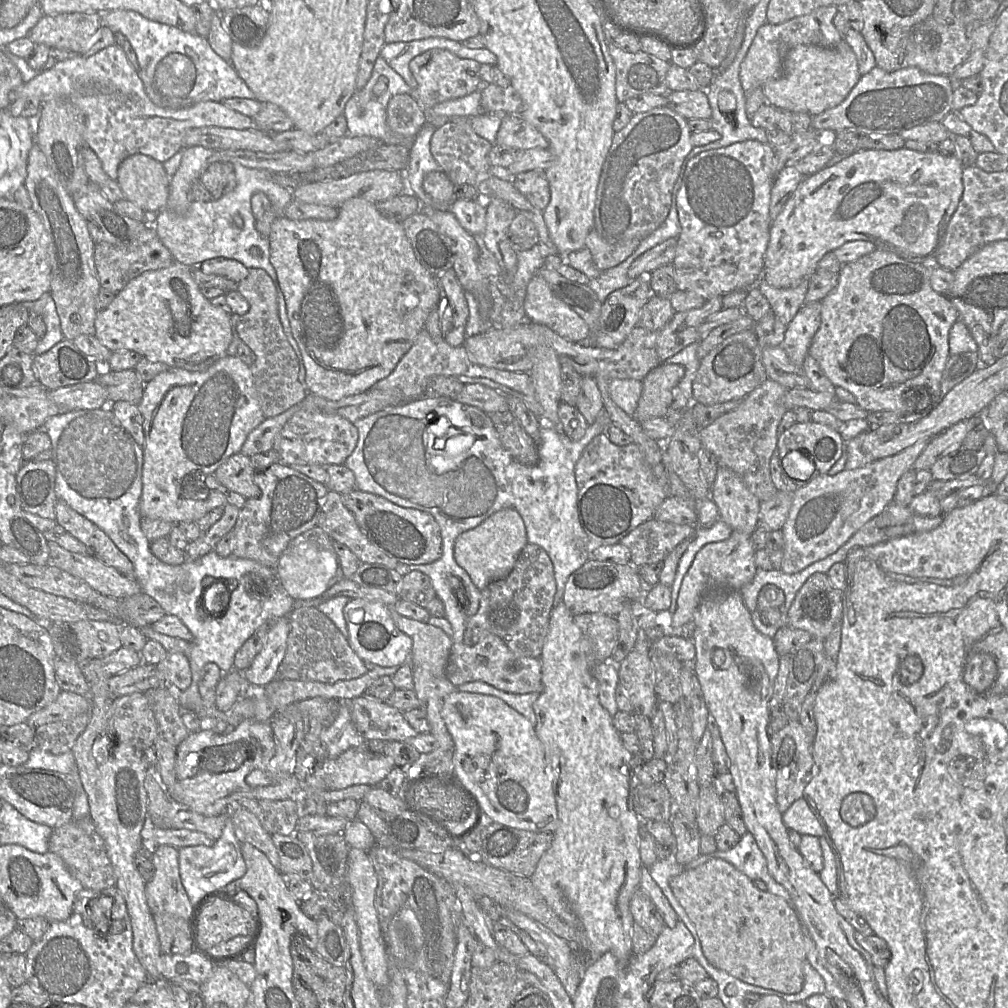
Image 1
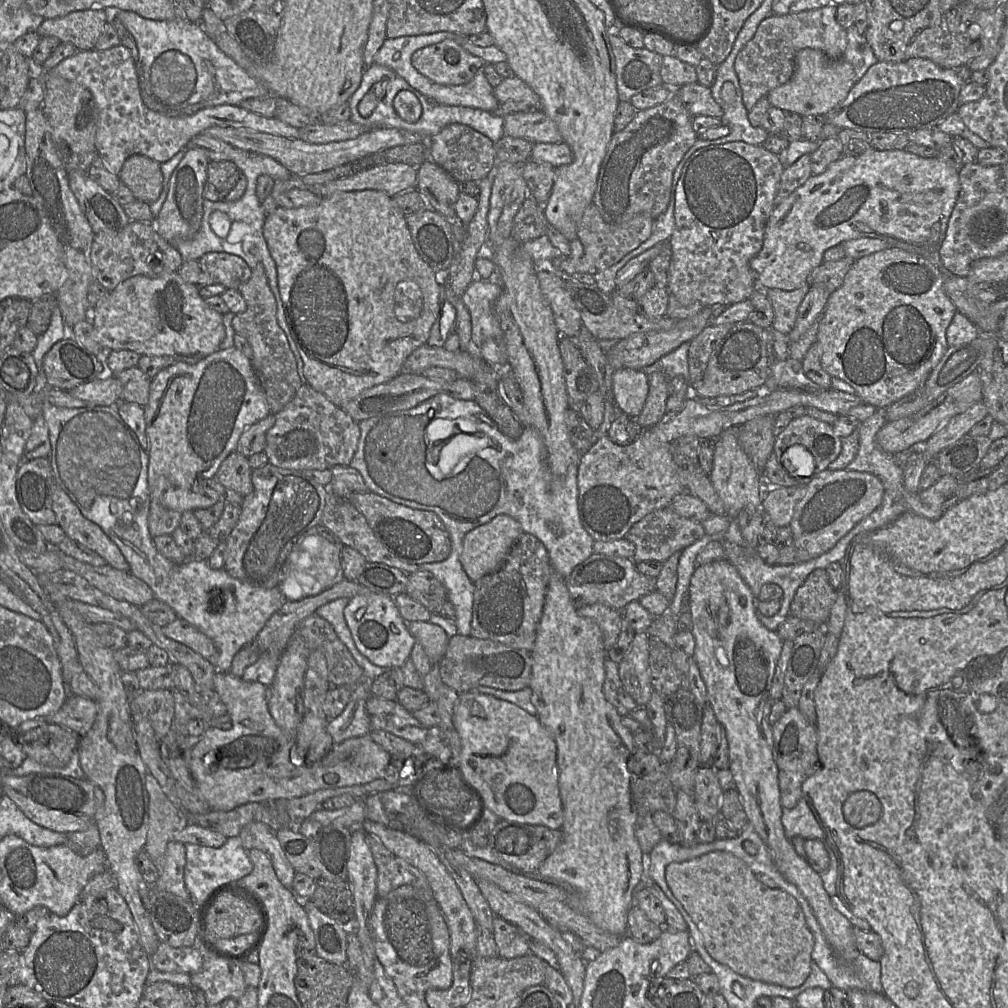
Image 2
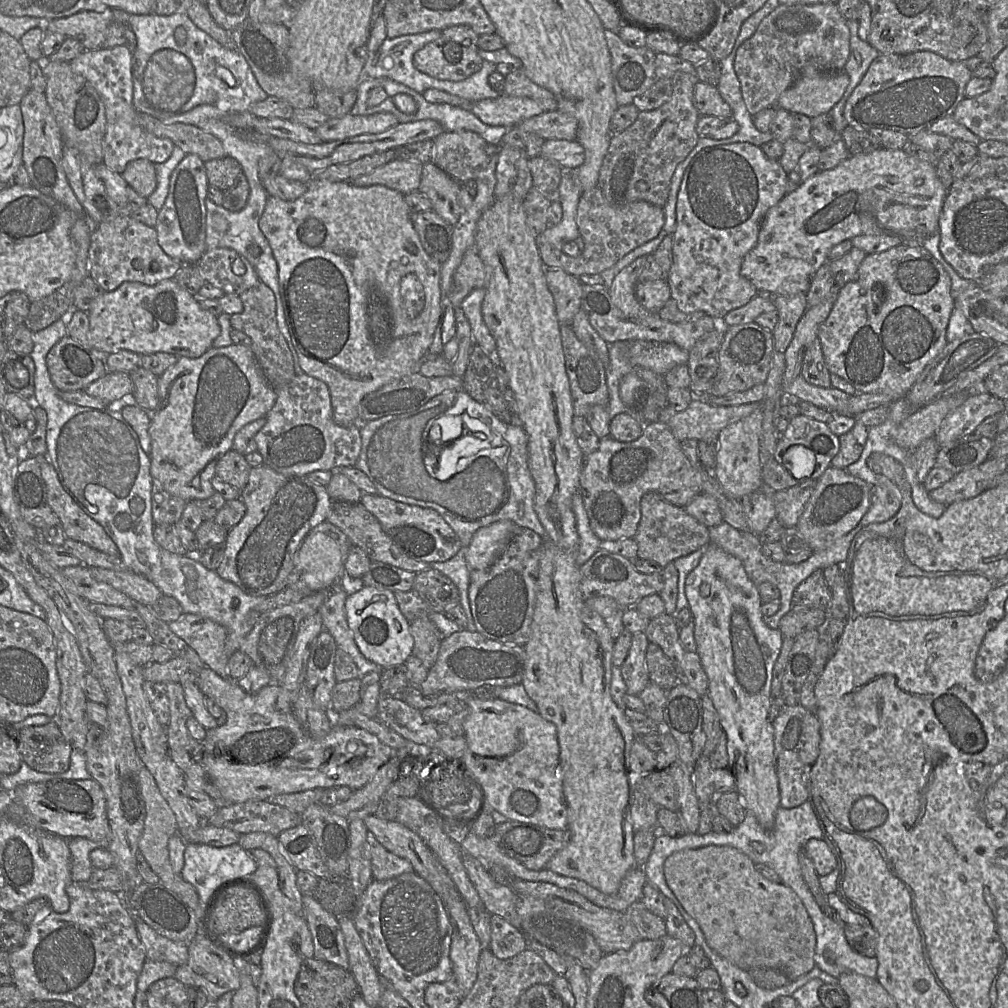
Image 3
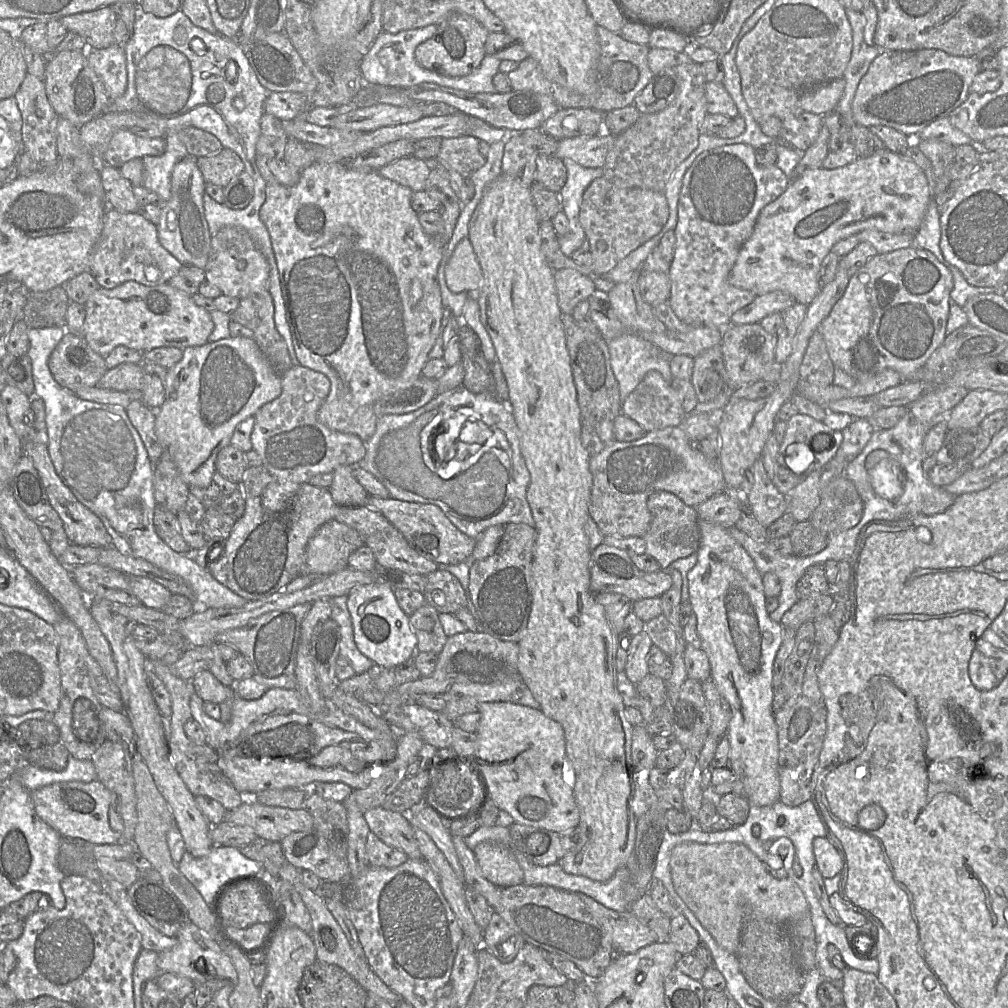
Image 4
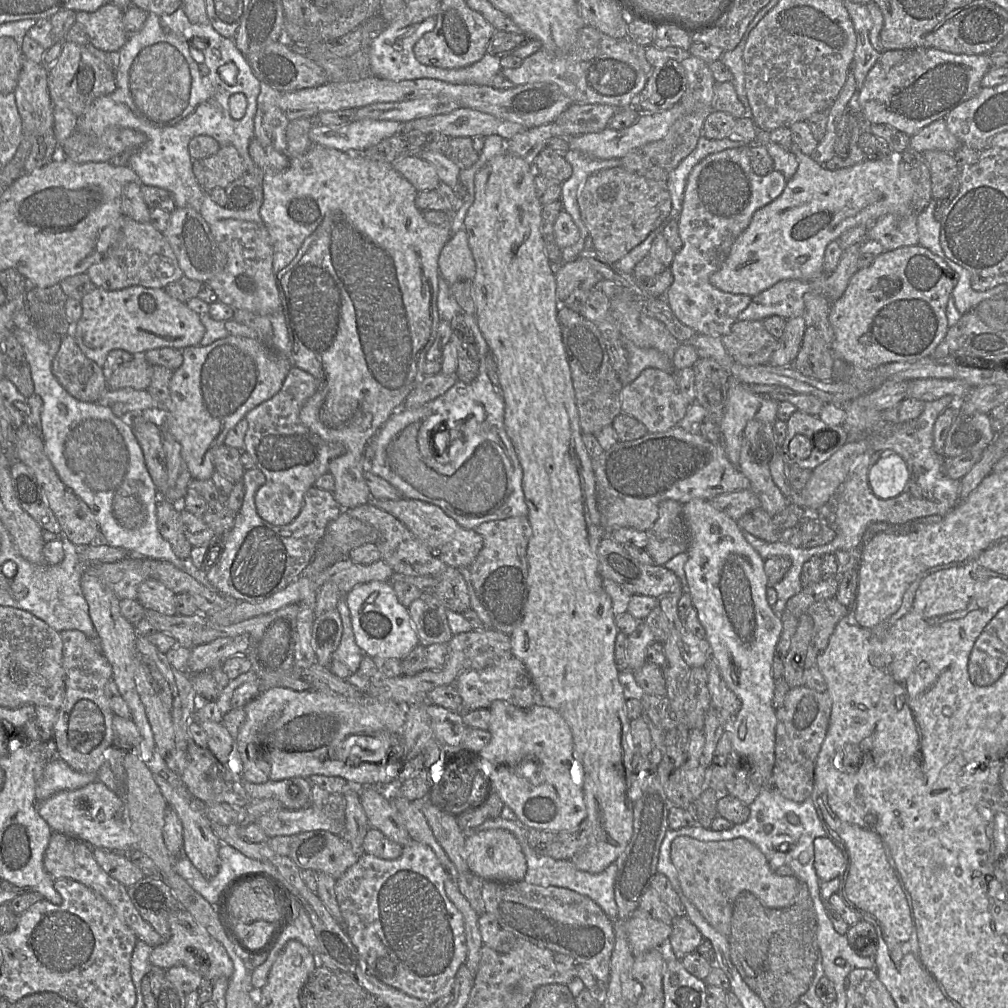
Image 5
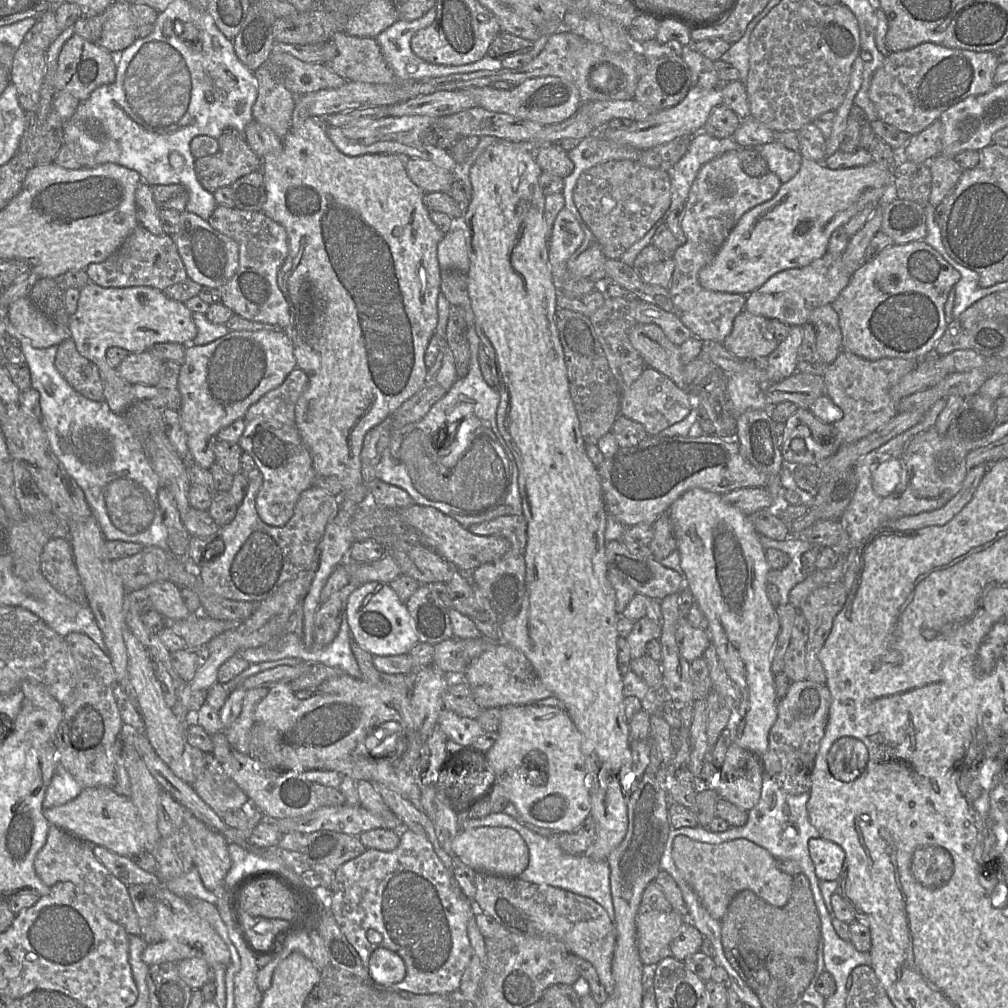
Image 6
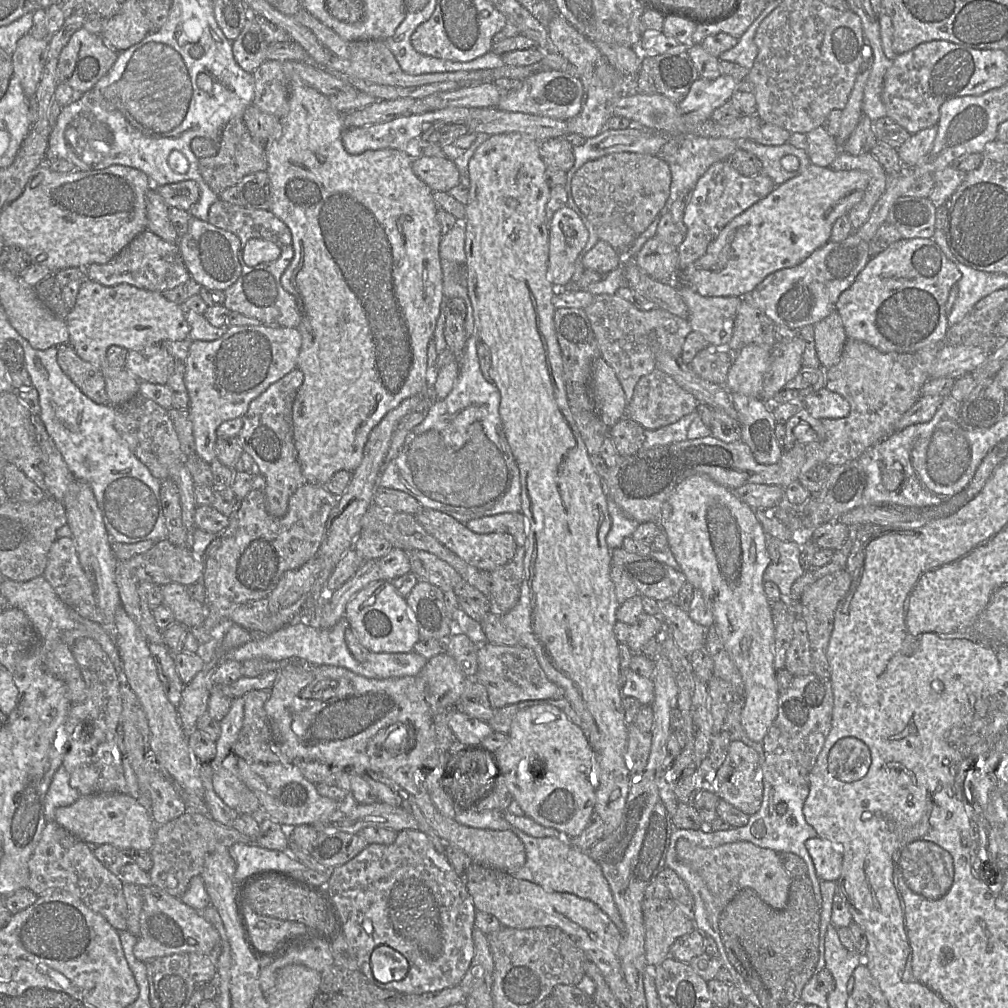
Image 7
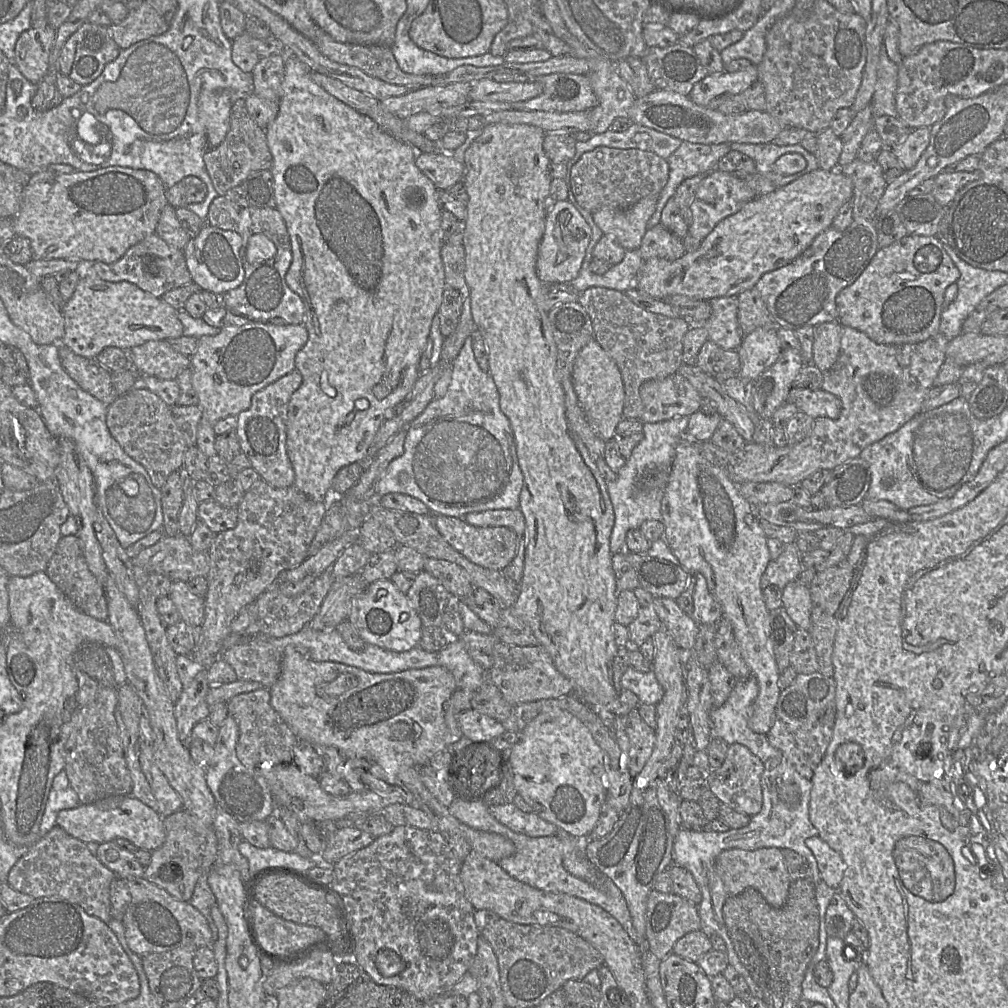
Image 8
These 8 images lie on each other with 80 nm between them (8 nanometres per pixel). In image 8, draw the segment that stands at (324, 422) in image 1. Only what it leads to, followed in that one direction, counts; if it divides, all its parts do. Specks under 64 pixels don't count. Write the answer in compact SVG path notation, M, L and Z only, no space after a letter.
M294 369L287 375L257 391L251 399L250 407L237 415L236 433L241 452L247 456L251 467L260 475L261 479L275 488L291 487L295 480L295 472L287 454L287 413L290 398L301 383L302 375L298 370Z

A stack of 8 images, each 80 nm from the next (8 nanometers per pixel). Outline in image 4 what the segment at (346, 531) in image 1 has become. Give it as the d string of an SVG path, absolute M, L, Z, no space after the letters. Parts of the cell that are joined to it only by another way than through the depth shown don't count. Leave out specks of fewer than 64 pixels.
M338 505L334 519L348 525L359 533L364 545L372 550L378 565L400 570L408 574L419 574L424 576L440 568L437 563L419 555L410 547L403 535L387 520L387 518L366 505L356 507Z

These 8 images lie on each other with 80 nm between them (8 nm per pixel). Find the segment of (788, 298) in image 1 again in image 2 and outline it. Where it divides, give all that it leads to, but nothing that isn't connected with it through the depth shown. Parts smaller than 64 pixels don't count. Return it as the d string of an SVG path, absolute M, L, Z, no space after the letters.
M810 283L793 291L780 289L764 290L774 310L772 327L784 335L788 335L795 325L798 308L807 295Z

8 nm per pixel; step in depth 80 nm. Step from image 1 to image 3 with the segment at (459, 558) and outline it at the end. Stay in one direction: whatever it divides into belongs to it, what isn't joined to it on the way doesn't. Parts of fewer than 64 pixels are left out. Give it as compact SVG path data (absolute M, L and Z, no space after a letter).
M500 520L479 529L467 549L469 568L483 570L490 567L507 547L516 527L510 520Z

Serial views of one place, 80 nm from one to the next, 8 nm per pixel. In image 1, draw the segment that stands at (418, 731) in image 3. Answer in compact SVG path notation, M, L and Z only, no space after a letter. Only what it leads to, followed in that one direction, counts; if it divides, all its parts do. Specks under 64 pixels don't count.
M363 694L351 699L349 706L356 729L367 741L404 741L419 734L405 719L403 712L386 701Z

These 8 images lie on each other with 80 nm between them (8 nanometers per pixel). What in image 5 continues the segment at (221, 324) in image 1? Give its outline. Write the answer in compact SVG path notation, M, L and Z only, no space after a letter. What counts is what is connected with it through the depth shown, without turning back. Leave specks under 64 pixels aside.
M130 286L106 291L95 287L82 298L81 306L82 316L73 325L71 334L85 356L102 368L111 350L122 349L134 356L163 347L183 350L199 345L205 333L200 315L162 288Z

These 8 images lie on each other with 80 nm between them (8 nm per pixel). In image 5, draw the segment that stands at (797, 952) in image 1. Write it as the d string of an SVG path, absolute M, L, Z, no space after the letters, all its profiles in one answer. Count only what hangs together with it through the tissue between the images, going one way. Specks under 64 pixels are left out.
M680 836L672 842L670 857L684 895L704 919L725 937L730 935L733 904L741 892L752 893L765 907L773 909L791 906L797 894L798 880L793 875L777 875L761 850L743 837L700 841Z

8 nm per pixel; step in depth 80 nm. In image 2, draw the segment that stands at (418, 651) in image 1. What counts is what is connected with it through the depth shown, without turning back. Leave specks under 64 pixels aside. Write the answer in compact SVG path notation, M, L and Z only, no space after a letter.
M430 621L405 622L415 641L419 642L424 651L439 663L448 647L449 636L446 632Z

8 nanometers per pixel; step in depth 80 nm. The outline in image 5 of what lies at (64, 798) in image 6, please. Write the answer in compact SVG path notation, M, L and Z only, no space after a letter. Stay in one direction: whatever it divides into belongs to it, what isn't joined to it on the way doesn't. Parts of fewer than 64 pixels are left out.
M59 758L49 760L36 786L36 799L43 801L64 790L76 790L98 780L97 773L81 773Z

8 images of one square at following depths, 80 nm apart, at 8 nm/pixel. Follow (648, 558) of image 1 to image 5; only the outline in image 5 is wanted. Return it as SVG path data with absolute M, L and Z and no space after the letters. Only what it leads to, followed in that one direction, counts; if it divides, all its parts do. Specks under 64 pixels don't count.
M664 500L659 504L659 515L647 531L648 543L644 548L655 564L663 566L690 546L690 533L682 515L682 504Z

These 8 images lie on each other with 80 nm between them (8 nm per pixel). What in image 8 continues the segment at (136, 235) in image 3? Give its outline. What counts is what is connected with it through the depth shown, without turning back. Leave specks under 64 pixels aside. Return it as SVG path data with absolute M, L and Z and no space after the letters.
M156 232L130 247L116 262L91 263L84 269L84 272L95 273L108 282L128 281L158 298L170 290L192 282L183 250L169 245Z

